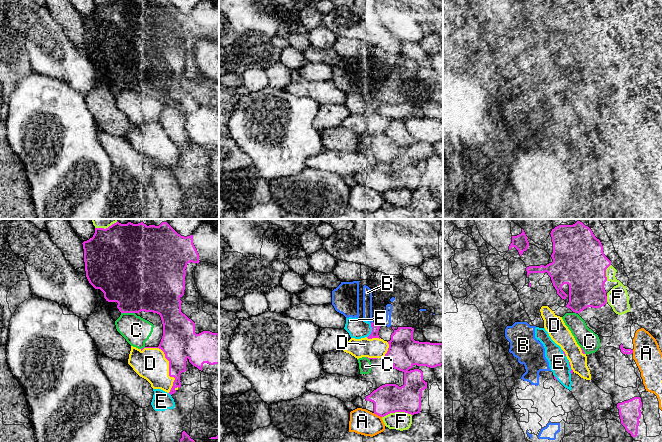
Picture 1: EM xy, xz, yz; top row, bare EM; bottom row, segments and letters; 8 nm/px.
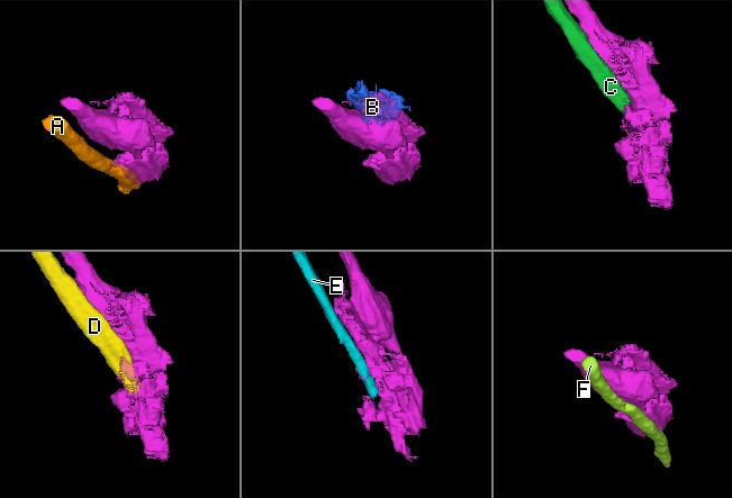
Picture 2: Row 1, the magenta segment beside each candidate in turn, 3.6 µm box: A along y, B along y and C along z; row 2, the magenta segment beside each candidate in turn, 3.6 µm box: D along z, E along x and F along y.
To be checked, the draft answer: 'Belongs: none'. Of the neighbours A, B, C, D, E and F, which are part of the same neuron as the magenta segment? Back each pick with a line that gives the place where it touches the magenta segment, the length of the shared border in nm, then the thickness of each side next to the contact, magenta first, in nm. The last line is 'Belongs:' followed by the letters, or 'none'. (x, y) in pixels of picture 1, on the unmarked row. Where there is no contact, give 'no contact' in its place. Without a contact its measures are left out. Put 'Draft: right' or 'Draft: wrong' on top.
Draft: right
Belongs: none

